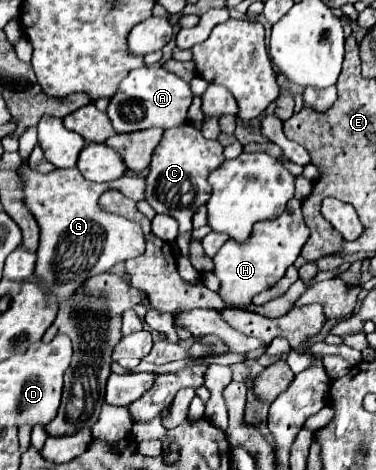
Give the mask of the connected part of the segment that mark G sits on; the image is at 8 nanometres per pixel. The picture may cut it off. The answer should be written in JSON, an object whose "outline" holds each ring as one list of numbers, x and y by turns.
{"outline":[[28,129,20,137,18,153,22,163,16,173,22,183,24,203,40,227,40,247,36,253,38,259,34,273,48,295,54,295,58,303,66,303,92,275,106,273,116,263,124,263,144,253,144,233,140,225,124,217,104,213,98,207,98,197,106,189,118,189,126,197,144,197,144,177,122,175,110,183,94,183,84,179,76,167,54,169,48,175,40,175,28,165,28,157,34,147,36,129]]}

